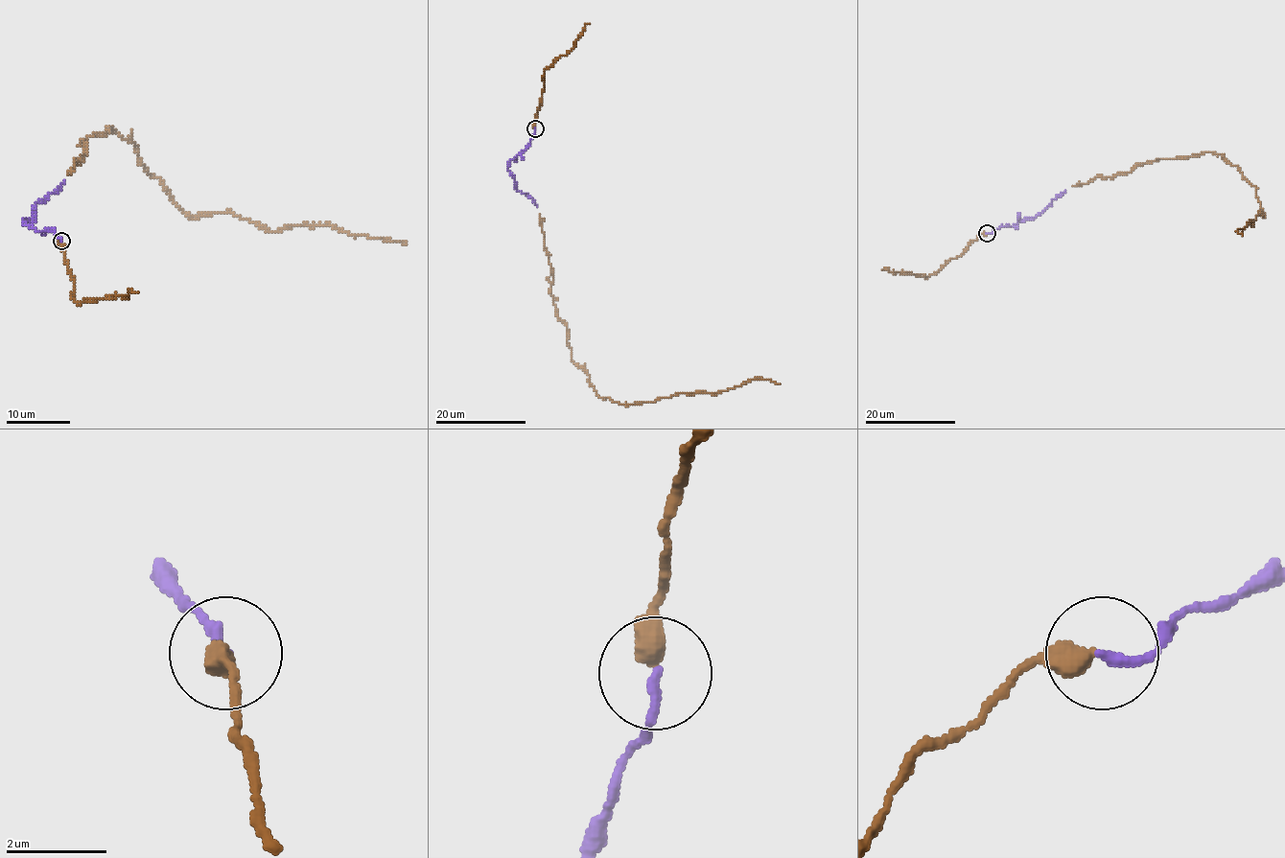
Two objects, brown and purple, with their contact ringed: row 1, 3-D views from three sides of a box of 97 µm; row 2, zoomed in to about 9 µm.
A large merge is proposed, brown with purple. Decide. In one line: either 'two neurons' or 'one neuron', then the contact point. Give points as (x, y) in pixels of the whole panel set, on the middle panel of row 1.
one neuron; at (535, 128)

